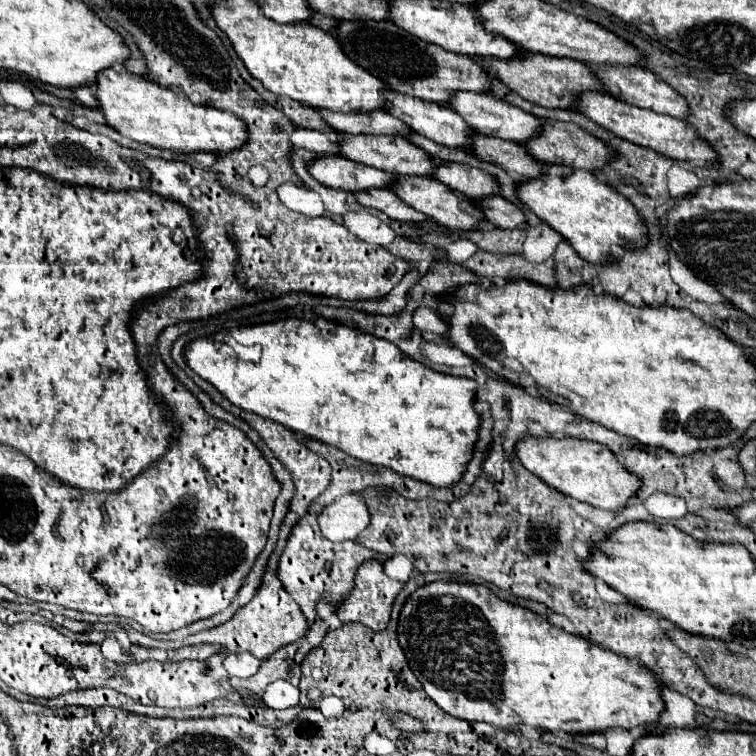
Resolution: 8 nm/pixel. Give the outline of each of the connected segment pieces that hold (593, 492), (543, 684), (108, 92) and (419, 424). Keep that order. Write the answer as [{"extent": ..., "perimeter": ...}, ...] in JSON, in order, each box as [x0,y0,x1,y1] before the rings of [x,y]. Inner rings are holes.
[{"extent":[517,436,641,512],"perimeter":[[[529,436],[517,444],[517,456],[521,458],[523,466],[537,474],[545,484],[557,488],[559,492],[587,502],[591,506],[619,512],[627,506],[629,498],[637,494],[641,488],[641,478],[629,472],[617,456],[603,444],[579,438],[537,438]]]},{"extent":[397,580,665,734],"perimeter":[[[437,580],[417,588],[399,616],[397,638],[425,692],[439,708],[455,718],[487,722],[503,730],[527,724],[547,732],[595,734],[605,728],[631,730],[637,726],[655,726],[665,710],[661,682],[645,666],[565,632],[529,608],[489,596],[489,588],[485,586]],[[443,596],[453,596],[455,604],[451,608],[441,606]]]},{"extent":[95,70,249,154],"perimeter":[[[103,70],[97,76],[95,96],[101,102],[99,110],[107,116],[111,128],[121,132],[123,136],[155,148],[165,148],[179,154],[227,154],[243,148],[249,140],[247,124],[243,122],[243,118],[211,106],[193,104],[187,96],[175,96],[169,88],[163,88],[145,76],[137,76],[127,70]]]},{"extent":[185,317,481,488],"perimeter":[[[286,317],[267,324],[232,328],[222,332],[222,337],[222,346],[218,346],[212,337],[191,342],[185,350],[185,358],[191,370],[211,382],[235,406],[263,418],[271,418],[313,440],[337,446],[353,458],[391,468],[401,476],[409,476],[437,488],[455,486],[463,478],[467,464],[473,458],[481,422],[481,416],[473,408],[477,390],[475,380],[435,372],[425,364],[411,360],[387,340],[325,318]],[[217,350],[235,358],[238,357],[231,350],[242,350],[242,359],[239,360],[245,362],[237,366],[237,374],[221,362],[221,354],[217,354]]]}]

